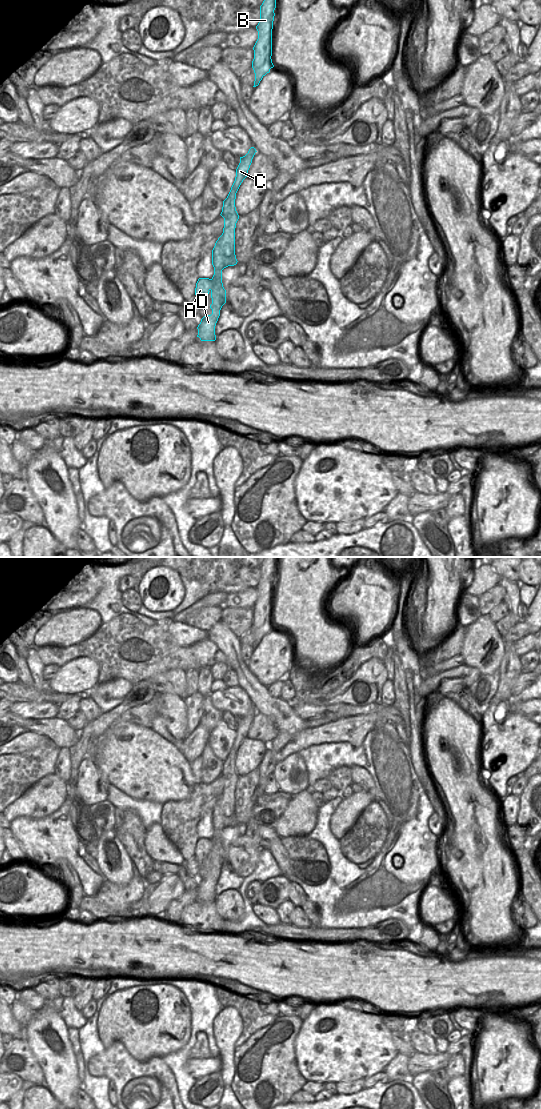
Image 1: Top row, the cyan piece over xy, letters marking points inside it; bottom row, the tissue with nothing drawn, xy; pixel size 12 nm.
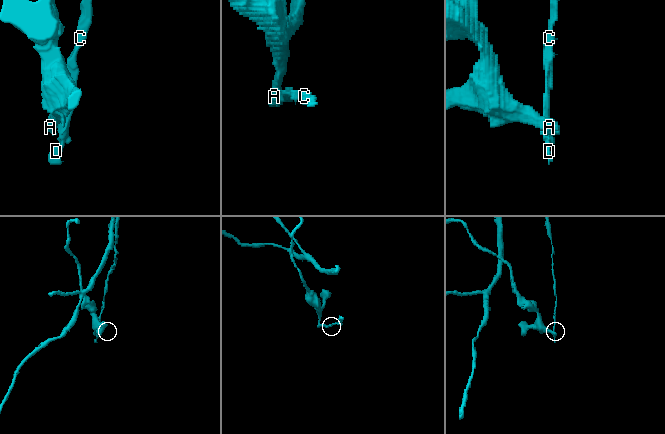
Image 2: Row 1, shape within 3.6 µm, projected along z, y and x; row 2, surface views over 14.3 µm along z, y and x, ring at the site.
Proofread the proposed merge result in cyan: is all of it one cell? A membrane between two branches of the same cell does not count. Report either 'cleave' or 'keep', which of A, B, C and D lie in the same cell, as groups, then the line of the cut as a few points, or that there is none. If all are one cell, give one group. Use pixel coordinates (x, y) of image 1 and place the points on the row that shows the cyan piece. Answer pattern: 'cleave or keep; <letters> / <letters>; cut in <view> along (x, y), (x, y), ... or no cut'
cleave; A / B C D; cut in xy along (210, 279), (213, 283), (211, 290)

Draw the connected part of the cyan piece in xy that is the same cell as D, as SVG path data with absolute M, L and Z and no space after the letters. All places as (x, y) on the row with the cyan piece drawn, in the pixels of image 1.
M251 147L245 156L240 157L235 181L227 198L223 201L222 212L220 214L224 218L223 233L216 241L212 250L212 265L214 267L214 275L211 279L214 283L211 290L212 304L210 305L212 314L205 315L197 327L197 337L201 341L216 340L215 326L220 316L220 310L226 303L226 290L222 283L222 270L228 266L234 266L238 262L235 255L235 228L239 219L235 207L236 193L243 180L247 177L256 152L256 149Z

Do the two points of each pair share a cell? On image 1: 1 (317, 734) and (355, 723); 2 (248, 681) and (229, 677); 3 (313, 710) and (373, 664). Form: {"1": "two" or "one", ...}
{"1": "one", "2": "two", "3": "two"}

